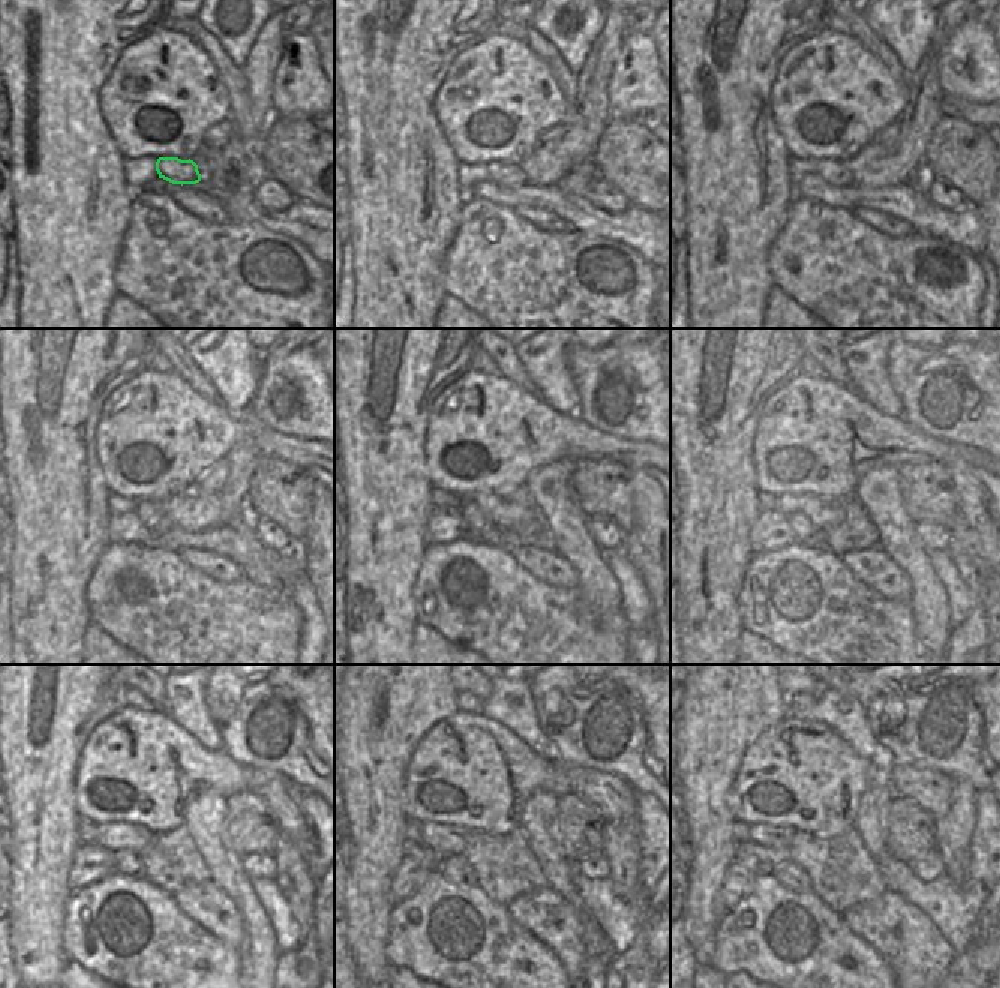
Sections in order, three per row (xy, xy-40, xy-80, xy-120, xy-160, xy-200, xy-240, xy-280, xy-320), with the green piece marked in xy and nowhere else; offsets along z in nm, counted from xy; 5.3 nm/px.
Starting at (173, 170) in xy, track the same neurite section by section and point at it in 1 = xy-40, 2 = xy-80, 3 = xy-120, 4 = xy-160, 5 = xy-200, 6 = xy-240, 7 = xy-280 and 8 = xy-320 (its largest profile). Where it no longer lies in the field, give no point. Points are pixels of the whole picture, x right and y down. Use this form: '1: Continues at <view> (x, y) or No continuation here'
1: Continues at xy-40 (504, 174)
2: Continues at xy-80 (834, 173)
3: Continues at xy-120 (153, 516)
4: Continues at xy-160 (479, 529)
5: Continues at xy-200 (805, 534)
6: Continues at xy-240 (126, 862)
7: Continues at xy-280 (456, 870)
8: Continues at xy-320 (790, 876).

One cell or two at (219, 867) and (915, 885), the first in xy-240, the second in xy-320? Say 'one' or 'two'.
two

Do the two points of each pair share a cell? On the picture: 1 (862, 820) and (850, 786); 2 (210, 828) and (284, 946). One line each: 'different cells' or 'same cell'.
1: different cells
2: different cells

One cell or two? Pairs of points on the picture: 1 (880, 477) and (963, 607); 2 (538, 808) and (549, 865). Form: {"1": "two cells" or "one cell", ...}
{"1": "two cells", "2": "one cell"}

